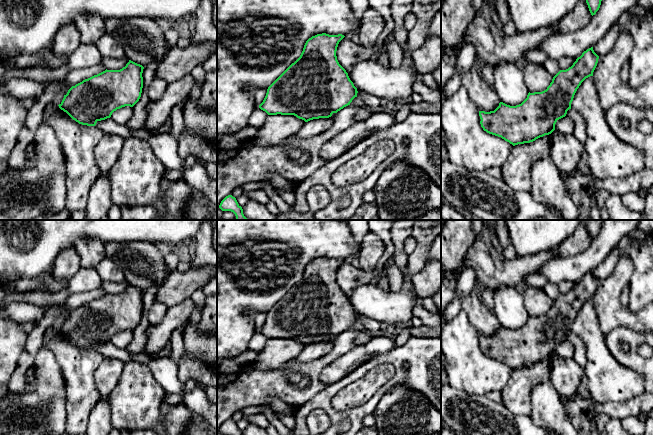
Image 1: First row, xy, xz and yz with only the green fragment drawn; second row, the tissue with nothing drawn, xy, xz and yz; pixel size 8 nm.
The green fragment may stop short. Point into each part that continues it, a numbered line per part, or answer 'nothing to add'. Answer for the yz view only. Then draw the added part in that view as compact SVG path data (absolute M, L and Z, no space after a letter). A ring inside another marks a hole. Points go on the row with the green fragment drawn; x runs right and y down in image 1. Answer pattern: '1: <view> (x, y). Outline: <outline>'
nothing to add

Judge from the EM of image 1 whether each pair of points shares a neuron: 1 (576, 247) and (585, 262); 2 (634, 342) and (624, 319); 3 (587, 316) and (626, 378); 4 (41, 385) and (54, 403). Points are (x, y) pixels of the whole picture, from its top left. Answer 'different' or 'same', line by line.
1: different
2: different
3: same
4: same

